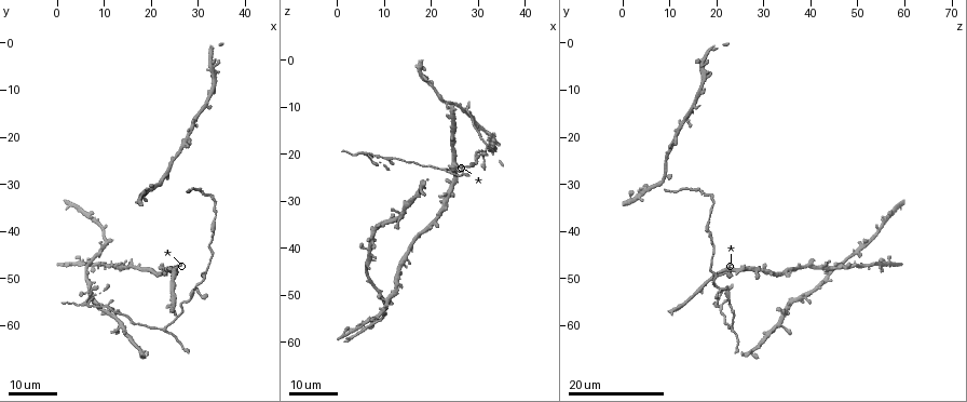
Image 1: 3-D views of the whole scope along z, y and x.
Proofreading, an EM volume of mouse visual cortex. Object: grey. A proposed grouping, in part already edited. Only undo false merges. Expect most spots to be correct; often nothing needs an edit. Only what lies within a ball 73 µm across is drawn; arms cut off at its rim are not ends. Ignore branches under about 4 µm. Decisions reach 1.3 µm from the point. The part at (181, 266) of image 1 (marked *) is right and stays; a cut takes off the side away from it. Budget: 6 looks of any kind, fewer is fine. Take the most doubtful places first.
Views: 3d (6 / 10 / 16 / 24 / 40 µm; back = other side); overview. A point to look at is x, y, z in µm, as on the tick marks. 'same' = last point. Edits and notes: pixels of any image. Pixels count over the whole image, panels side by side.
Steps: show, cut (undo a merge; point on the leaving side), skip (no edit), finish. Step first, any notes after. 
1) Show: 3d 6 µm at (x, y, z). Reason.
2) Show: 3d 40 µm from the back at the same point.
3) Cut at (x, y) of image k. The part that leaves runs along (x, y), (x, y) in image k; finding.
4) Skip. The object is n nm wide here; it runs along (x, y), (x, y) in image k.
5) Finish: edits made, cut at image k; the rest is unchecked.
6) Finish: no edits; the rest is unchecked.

Show: 3d 24 µm at (23.0, 61.0, 23.5). A fork.

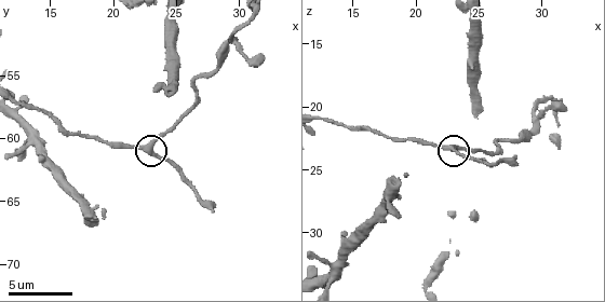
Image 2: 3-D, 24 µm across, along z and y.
Show: 3d 10 µm at (22.8, 61.0, 23.2).

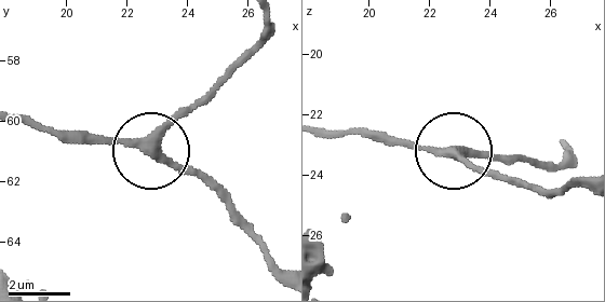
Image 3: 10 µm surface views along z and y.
Skip. The side arm is 7 µm long; it runs along (565, 145), (550, 165), (461, 154), (516, 186) in image 3; all the same neuron.

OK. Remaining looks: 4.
Show: 3d 16 µm at (9.5, 53.0, 21.5). Thin neck.

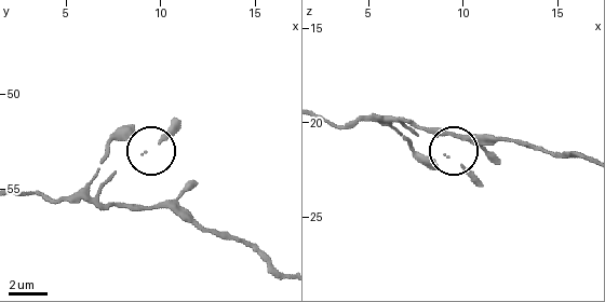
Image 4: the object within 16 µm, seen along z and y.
Show: 3d 6 µm at (9.2, 53.1, 21.9).

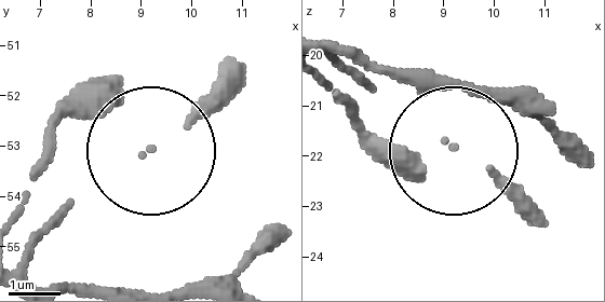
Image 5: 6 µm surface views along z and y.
Skip. It runs along (384, 72), (332, 46), (323, 77), (547, 223) in image 5; all the same neuron.

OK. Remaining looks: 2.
Show: 3d 6 µm at (28.4, 54.0, 22.2). Sudden change in width.

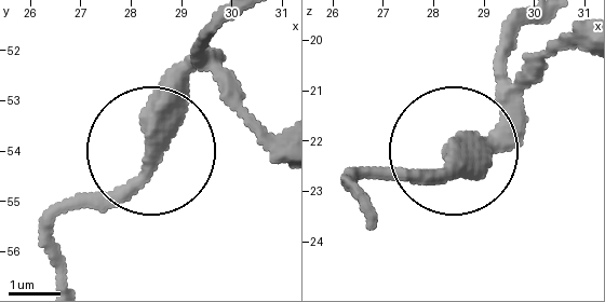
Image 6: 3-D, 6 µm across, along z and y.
Show: 3d 6 µm from the back at (28.45, 53.90, 22.35).

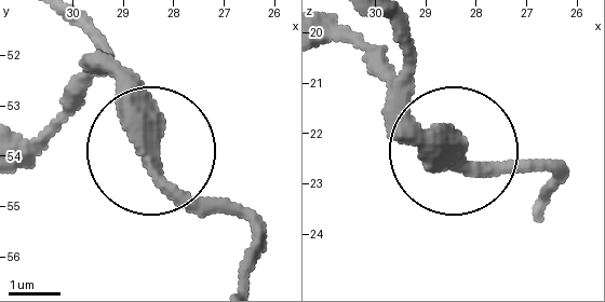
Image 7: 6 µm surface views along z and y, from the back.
Skip. All the same neuron.

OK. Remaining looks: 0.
Finish: no edits; the rest is unchecked.

